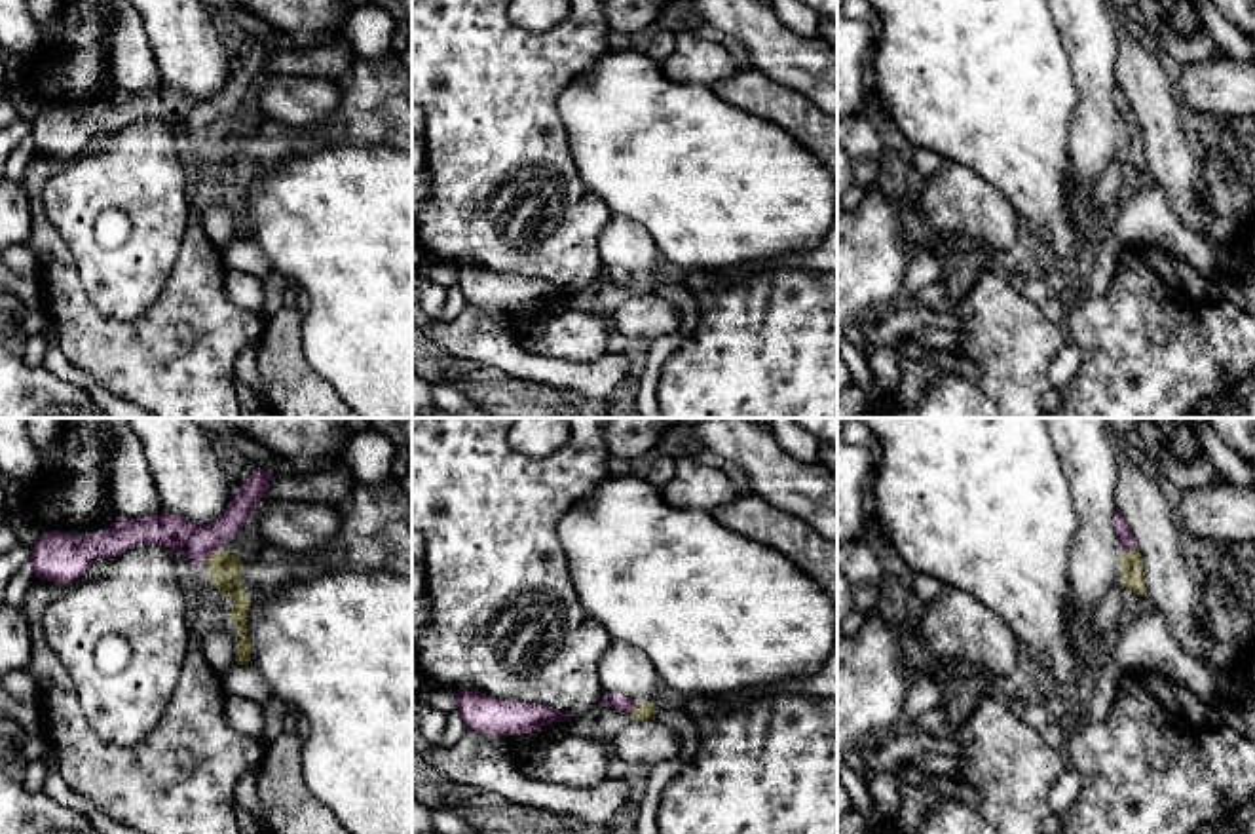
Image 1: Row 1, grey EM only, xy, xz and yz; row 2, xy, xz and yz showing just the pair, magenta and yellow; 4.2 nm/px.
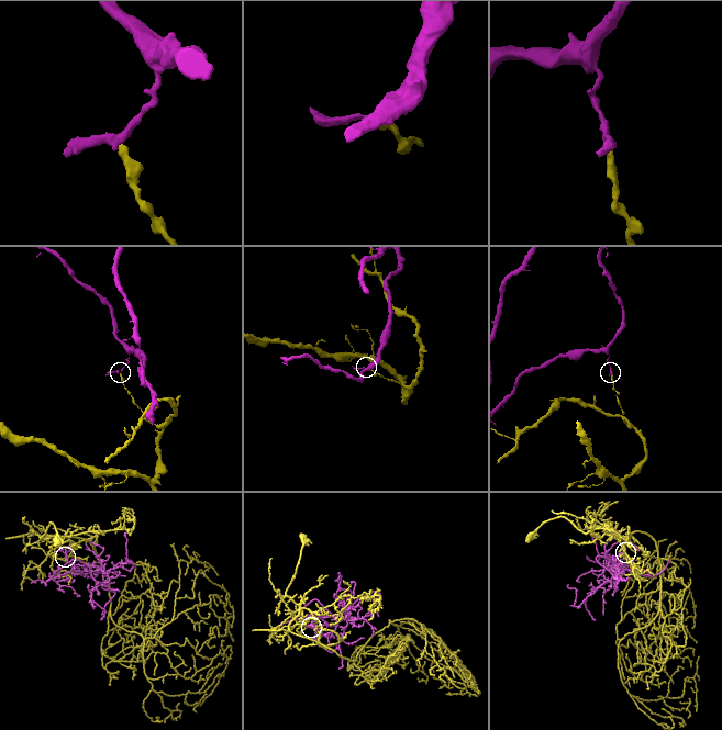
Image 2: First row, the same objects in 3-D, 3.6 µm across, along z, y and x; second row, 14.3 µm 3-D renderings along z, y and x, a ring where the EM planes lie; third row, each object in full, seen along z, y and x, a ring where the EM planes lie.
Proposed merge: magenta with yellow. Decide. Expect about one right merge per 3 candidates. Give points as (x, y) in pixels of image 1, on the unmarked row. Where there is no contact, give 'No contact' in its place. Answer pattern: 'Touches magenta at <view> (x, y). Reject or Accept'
Touches magenta at xy (211, 126). Reject

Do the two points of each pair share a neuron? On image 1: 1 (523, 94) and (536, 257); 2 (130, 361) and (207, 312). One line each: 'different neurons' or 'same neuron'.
1: same neuron
2: same neuron

